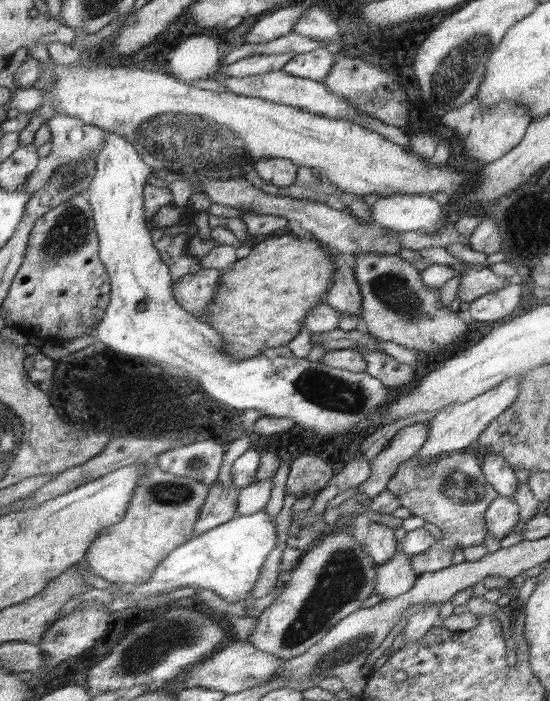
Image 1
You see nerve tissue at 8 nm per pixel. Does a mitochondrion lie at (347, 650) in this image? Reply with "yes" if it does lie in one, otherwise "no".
yes

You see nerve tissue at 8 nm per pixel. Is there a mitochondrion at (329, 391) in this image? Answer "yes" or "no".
yes

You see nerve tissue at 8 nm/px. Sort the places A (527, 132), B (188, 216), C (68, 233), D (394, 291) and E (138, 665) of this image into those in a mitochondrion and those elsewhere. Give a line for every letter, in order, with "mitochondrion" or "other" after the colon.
A: other
B: other
C: mitochondrion
D: mitochondrion
E: mitochondrion

